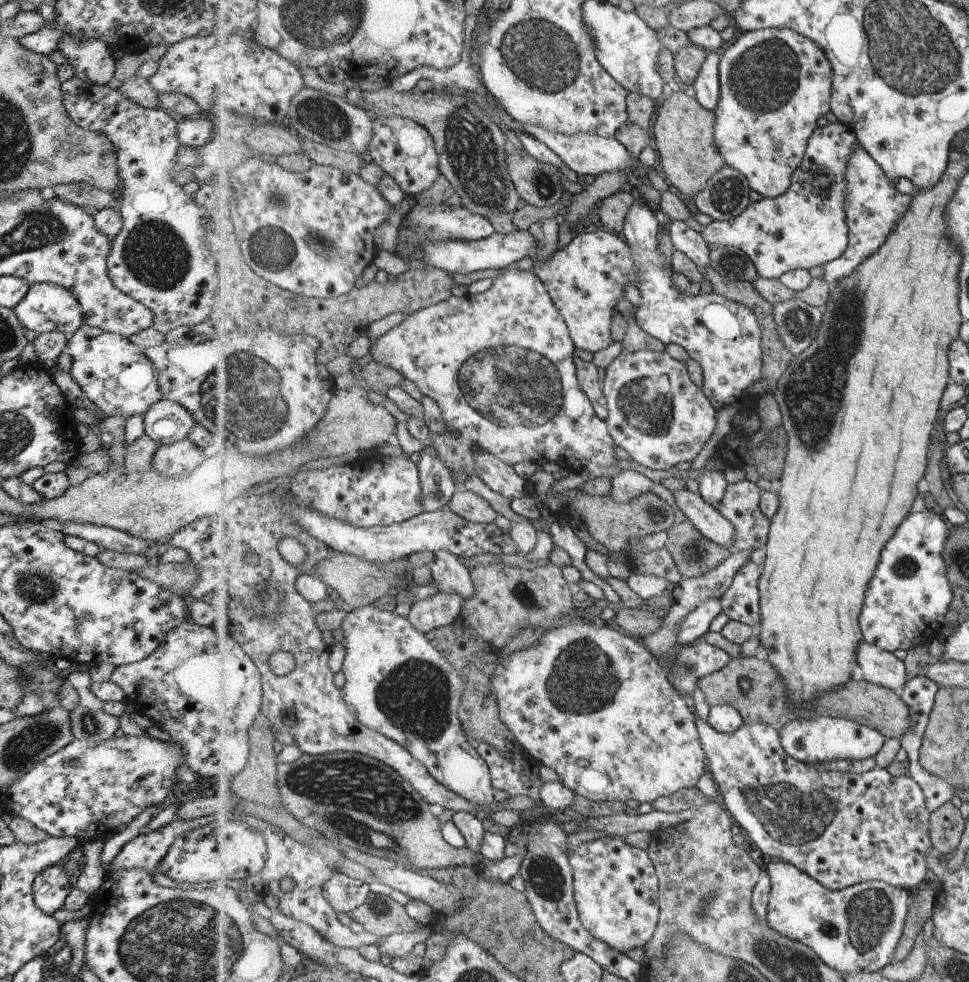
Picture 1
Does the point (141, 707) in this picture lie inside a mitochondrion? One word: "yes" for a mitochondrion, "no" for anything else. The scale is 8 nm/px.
no

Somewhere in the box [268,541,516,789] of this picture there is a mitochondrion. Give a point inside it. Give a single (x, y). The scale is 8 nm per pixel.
(415, 696)

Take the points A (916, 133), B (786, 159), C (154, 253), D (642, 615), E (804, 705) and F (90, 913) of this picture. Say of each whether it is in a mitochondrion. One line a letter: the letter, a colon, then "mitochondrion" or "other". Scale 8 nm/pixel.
A: other
B: other
C: mitochondrion
D: other
E: other
F: other

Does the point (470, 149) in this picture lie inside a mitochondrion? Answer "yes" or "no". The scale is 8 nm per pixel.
yes

